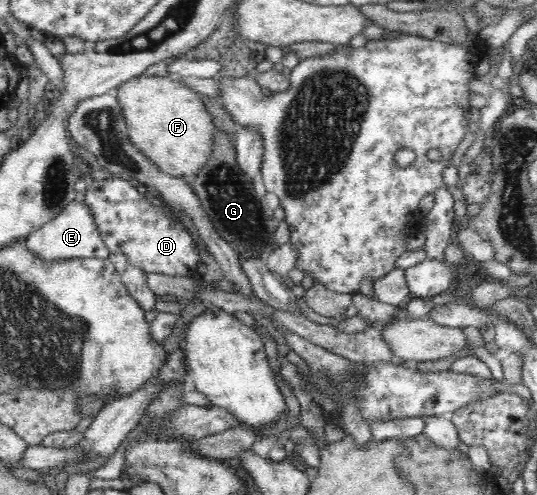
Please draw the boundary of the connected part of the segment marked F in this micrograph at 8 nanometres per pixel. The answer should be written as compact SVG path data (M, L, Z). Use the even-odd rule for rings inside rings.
M142 74L127 79L113 93L123 112L129 139L159 170L191 183L211 155L211 137L216 131L201 96L189 85L182 85L179 79L171 79L169 74Z

